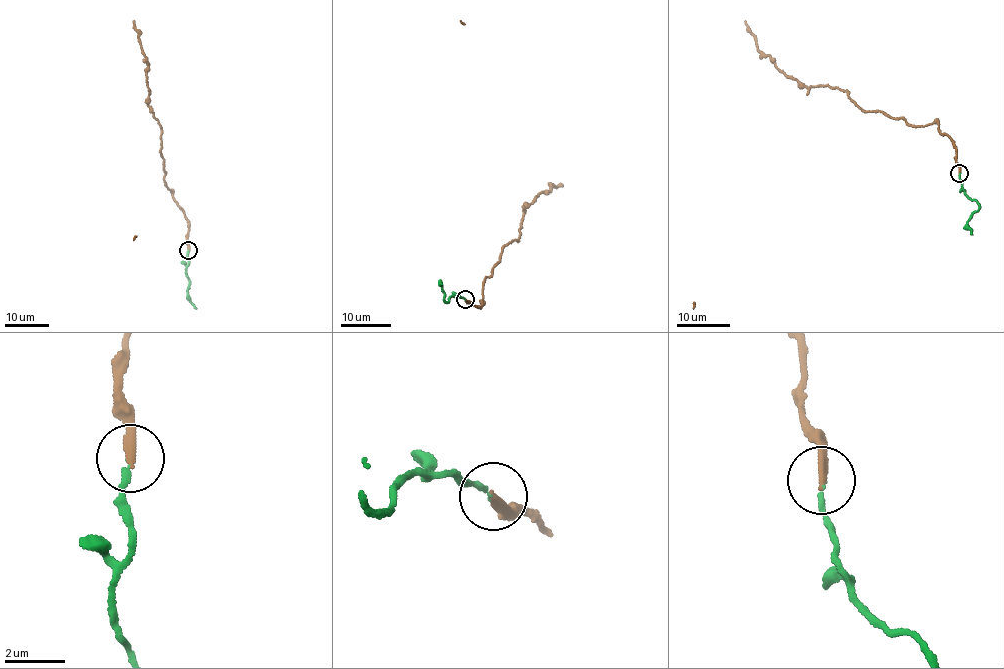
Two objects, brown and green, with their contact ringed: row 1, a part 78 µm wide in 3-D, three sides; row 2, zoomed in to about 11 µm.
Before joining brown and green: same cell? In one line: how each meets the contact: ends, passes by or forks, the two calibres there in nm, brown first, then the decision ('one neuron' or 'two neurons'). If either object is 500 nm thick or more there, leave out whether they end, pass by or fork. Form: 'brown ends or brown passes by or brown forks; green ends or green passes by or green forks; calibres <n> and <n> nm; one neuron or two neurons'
brown ends; green ends; calibres 300 and 140 nm; one neuron

